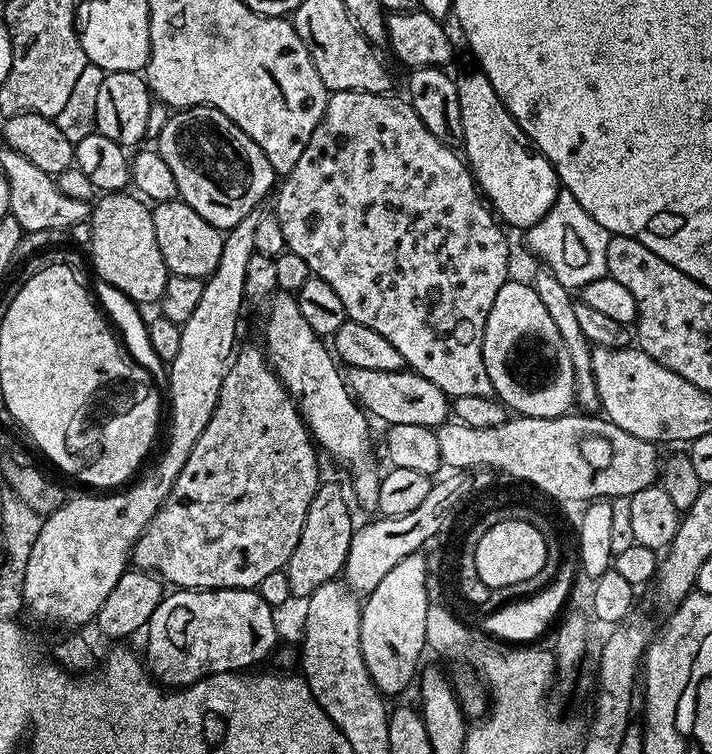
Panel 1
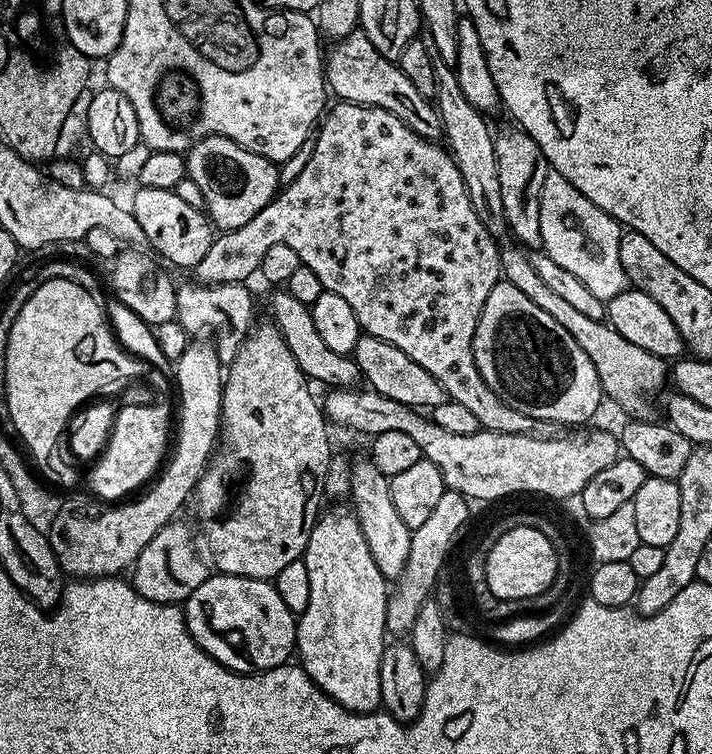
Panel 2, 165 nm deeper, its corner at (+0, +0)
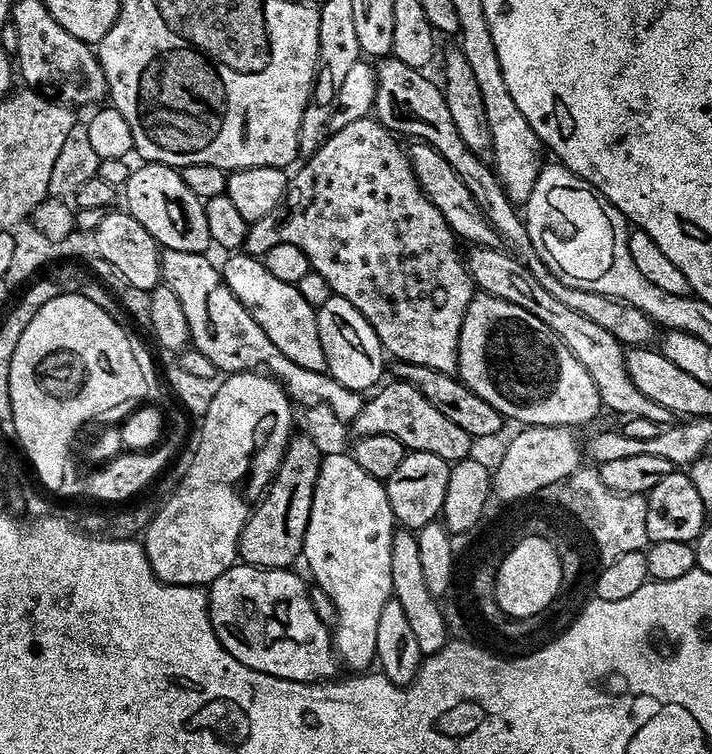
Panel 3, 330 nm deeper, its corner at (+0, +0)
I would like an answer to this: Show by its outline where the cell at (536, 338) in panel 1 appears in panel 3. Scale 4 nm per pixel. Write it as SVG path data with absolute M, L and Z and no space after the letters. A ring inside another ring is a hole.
M477 291L473 295L472 301L466 306L456 366L459 379L463 380L466 387L474 390L474 394L478 394L478 398L490 402L490 406L494 406L494 410L498 410L509 421L517 420L517 425L520 426L535 426L537 424L577 426L576 424L590 423L599 412L602 412L602 405L598 398L598 386L594 386L594 378L590 378L590 374L586 374L586 366L582 366L582 362L578 362L578 358L574 358L574 354L570 354L570 350L564 345L562 338L558 338L558 334L554 334L554 330L550 330L550 326L546 326L546 322L542 322L542 318L534 318L534 314L530 314L530 310L522 310L522 306L514 306L514 302L494 298L482 291Z

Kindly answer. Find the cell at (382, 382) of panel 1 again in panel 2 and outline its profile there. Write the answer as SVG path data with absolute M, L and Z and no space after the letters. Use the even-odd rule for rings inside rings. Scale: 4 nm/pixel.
M276 290L272 296L272 316L271 323L275 324L276 329L282 334L286 346L290 346L290 354L294 354L294 362L298 362L300 369L309 381L320 384L328 384L329 389L333 388L356 388L360 379L360 367L356 365L355 359L351 355L343 356L334 354L322 338L318 338L318 329L314 327L312 309L307 304L298 302L294 294L286 290Z

